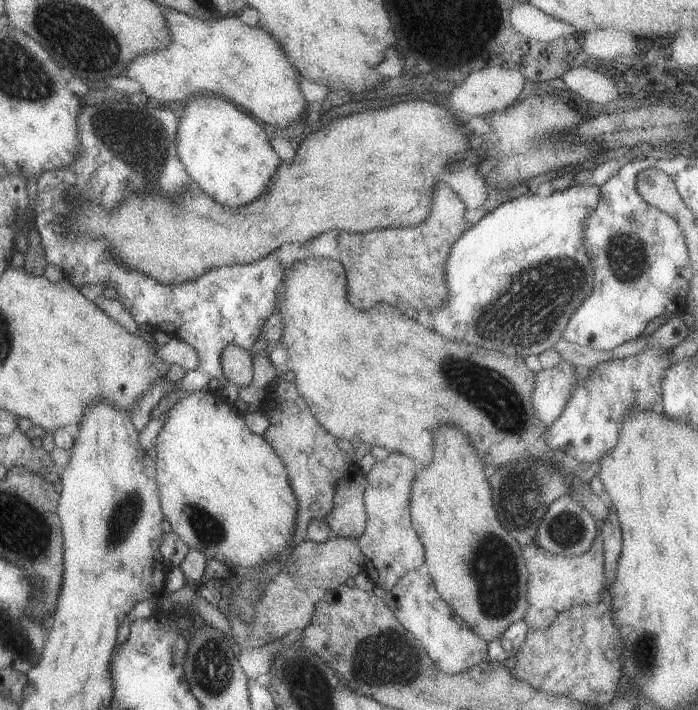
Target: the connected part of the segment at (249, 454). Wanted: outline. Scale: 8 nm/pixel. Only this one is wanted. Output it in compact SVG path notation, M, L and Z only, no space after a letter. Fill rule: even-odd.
M198 390L190 391L185 394L179 402L175 402L169 412L167 418L163 422L156 436L156 445L152 457L155 462L155 482L159 492L159 504L163 518L171 524L170 530L175 533L189 548L193 548L205 554L208 559L215 559L222 562L224 565L233 568L233 570L247 570L248 568L263 568L266 562L277 560L282 562L287 560L289 552L291 552L291 544L293 542L293 532L295 532L295 514L297 514L297 500L289 486L287 472L285 466L270 444L262 437L251 432L244 421L244 415L234 404L227 402L222 398L218 391Z

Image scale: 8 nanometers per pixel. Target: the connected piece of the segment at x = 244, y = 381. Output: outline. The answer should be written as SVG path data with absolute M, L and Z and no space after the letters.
M228 345L221 350L220 363L222 372L229 382L240 387L252 384L252 362L250 351Z

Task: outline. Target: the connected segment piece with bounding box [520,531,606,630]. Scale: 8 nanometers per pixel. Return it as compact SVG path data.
M597 531L594 542L587 552L574 557L551 554L539 548L534 542L520 550L528 572L527 610L522 618L528 630L545 630L559 612L571 606L597 604L603 598L605 572L603 572L603 550L601 534Z

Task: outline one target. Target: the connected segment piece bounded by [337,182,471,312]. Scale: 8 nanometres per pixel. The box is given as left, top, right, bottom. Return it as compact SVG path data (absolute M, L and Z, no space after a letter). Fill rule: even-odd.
M439 182L431 194L429 216L419 226L369 230L361 234L339 232L338 261L346 275L347 300L357 310L387 302L402 309L410 307L417 312L435 312L447 300L445 260L449 249L469 228L471 222L465 220L463 202L457 200L457 194L447 184Z

